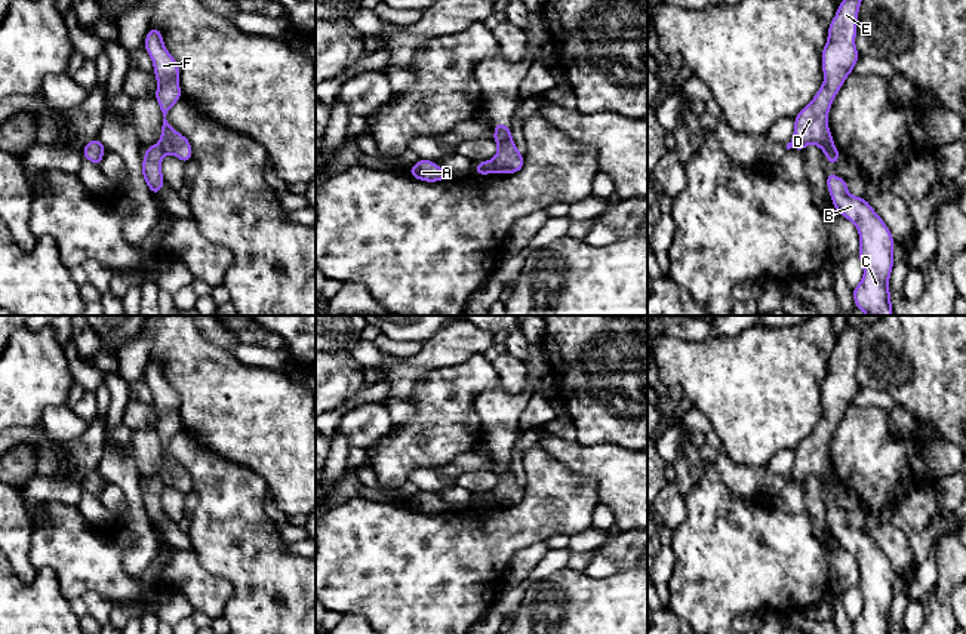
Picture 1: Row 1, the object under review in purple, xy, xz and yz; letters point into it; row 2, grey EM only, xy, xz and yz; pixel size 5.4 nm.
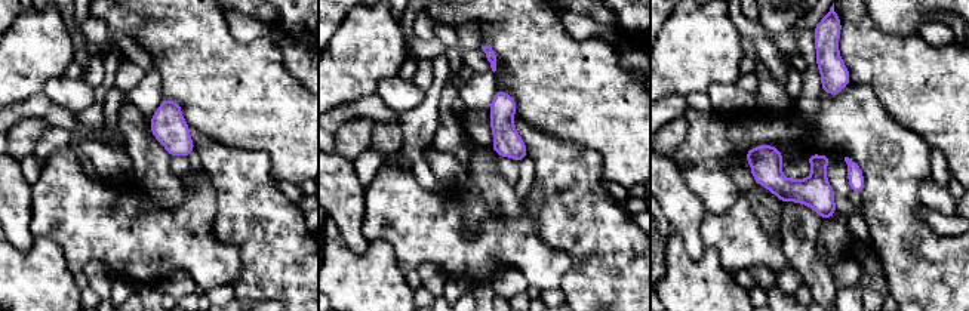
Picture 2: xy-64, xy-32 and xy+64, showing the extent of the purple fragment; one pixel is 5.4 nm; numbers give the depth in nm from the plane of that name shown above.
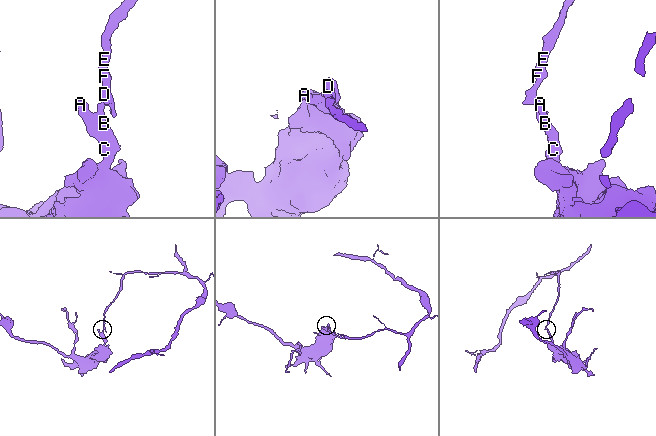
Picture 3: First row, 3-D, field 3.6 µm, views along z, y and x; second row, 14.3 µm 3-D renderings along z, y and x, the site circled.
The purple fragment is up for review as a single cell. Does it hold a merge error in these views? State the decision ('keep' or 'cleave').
cleave

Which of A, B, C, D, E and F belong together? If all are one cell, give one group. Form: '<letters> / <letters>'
A B C / D E F

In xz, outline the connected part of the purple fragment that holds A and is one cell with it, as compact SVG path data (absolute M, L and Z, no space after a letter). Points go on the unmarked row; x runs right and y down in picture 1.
M421 490L407 502L415 511L424 514L439 514L447 511L446 504L434 493Z

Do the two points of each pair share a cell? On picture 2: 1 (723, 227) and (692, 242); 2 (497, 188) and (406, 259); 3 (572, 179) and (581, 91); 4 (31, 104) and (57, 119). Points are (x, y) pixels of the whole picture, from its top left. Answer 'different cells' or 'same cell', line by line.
1: different cells
2: different cells
3: different cells
4: same cell

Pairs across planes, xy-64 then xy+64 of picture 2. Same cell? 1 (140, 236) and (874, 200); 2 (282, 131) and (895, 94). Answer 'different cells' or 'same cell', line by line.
1: different cells
2: same cell

